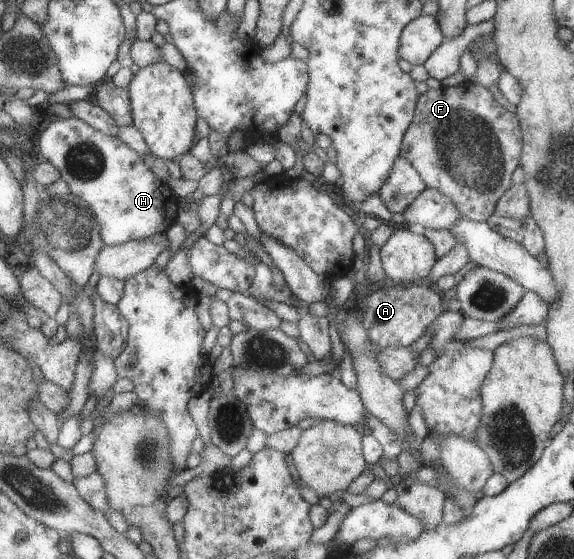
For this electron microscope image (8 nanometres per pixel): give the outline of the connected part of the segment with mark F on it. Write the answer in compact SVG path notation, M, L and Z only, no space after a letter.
M467 80L456 87L427 89L418 96L413 118L402 136L398 156L413 165L427 187L451 199L462 217L483 223L493 214L496 202L511 186L511 174L519 164L521 151L522 134L516 114L501 107L487 87Z

